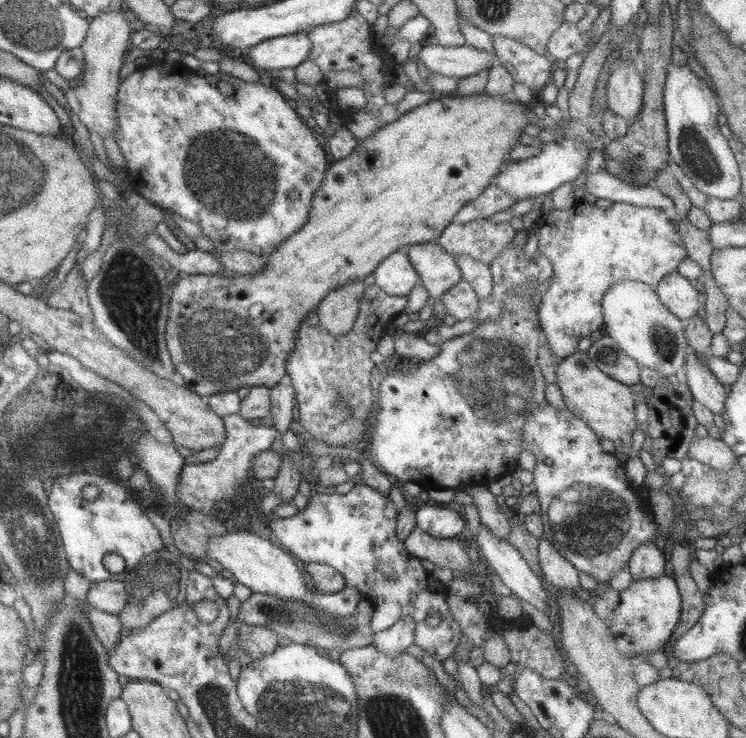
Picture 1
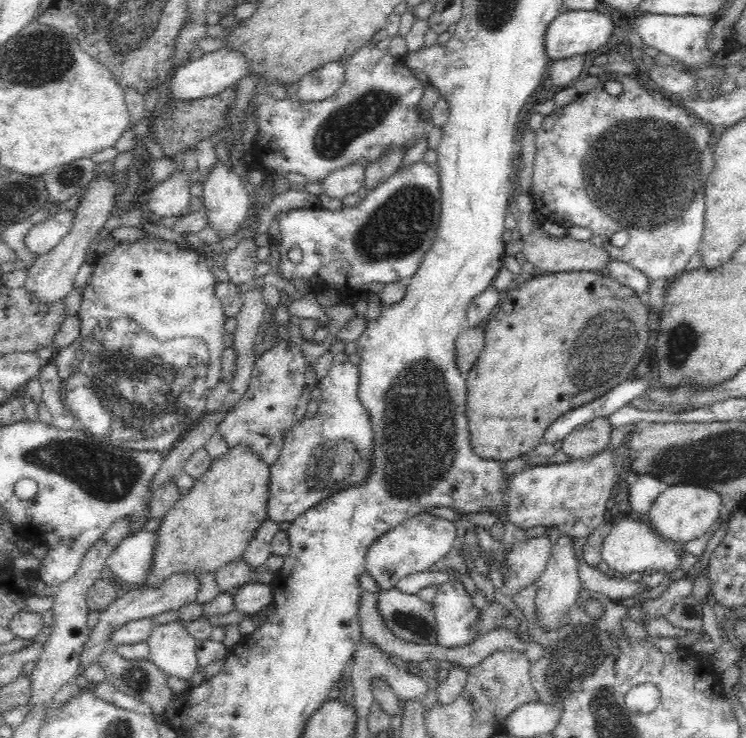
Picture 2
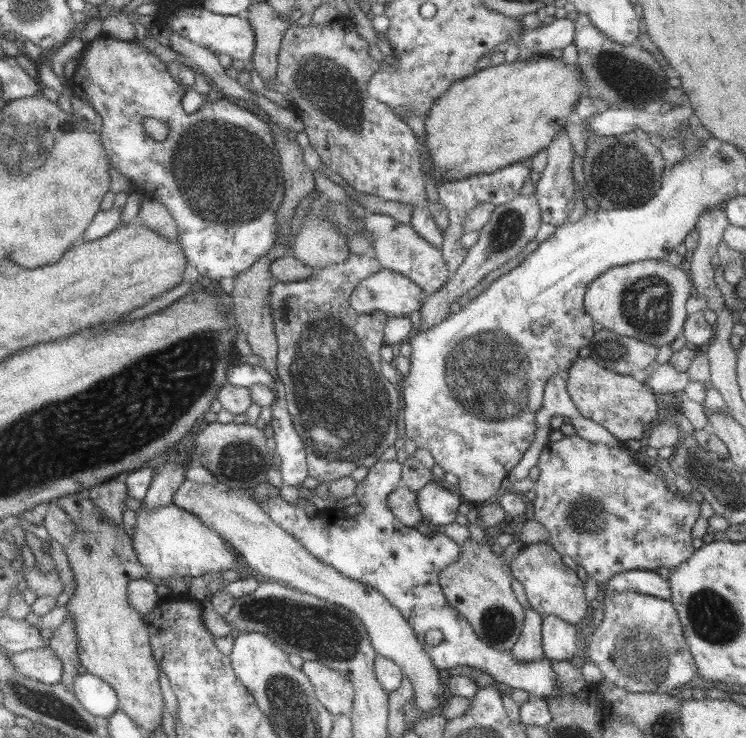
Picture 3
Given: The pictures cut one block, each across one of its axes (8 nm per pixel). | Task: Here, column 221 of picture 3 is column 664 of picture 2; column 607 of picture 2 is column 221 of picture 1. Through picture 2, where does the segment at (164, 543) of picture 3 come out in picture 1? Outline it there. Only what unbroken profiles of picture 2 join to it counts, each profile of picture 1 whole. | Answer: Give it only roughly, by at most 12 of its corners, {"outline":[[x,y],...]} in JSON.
{"outline":[[248,531],[207,544],[210,559],[252,593],[303,601],[300,563]]}

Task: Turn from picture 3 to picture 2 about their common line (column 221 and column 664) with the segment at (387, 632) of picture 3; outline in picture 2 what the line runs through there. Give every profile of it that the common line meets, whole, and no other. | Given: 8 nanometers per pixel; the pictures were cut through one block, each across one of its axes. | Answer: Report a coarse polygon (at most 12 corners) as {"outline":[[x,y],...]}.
{"outline":[[693,484],[660,492],[646,518],[678,545],[719,517],[717,492]]}

